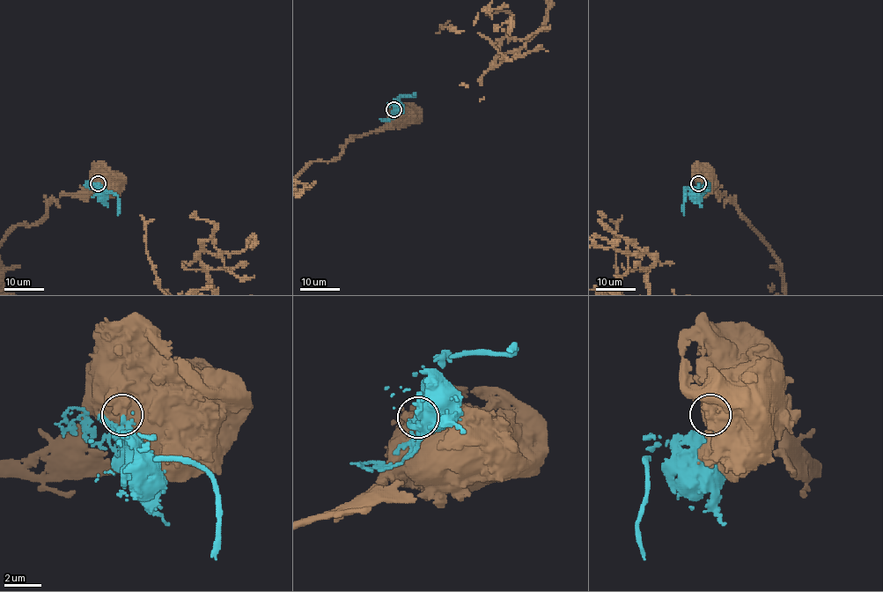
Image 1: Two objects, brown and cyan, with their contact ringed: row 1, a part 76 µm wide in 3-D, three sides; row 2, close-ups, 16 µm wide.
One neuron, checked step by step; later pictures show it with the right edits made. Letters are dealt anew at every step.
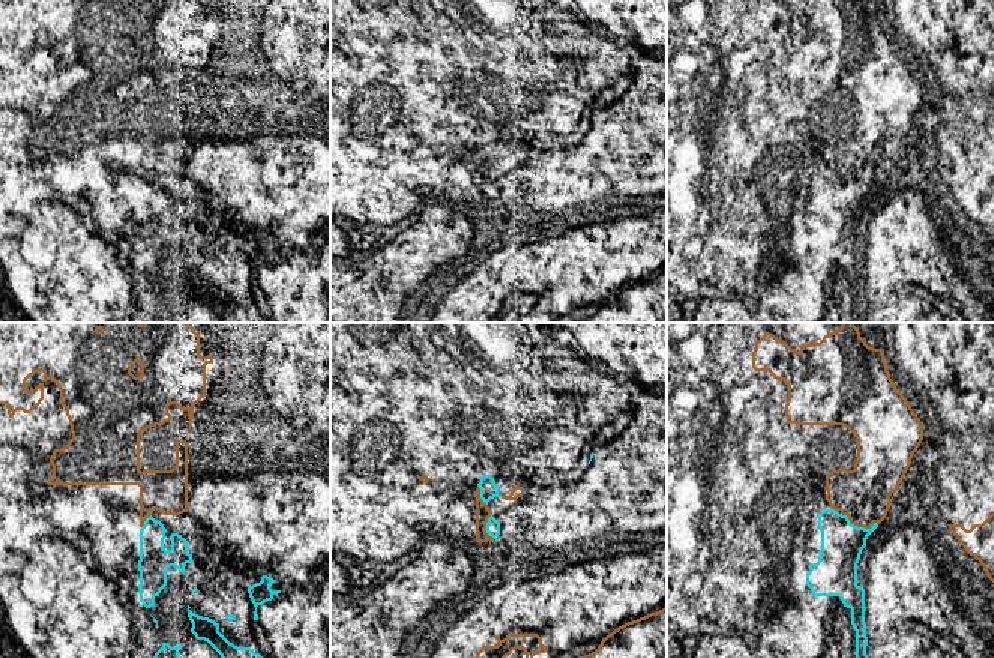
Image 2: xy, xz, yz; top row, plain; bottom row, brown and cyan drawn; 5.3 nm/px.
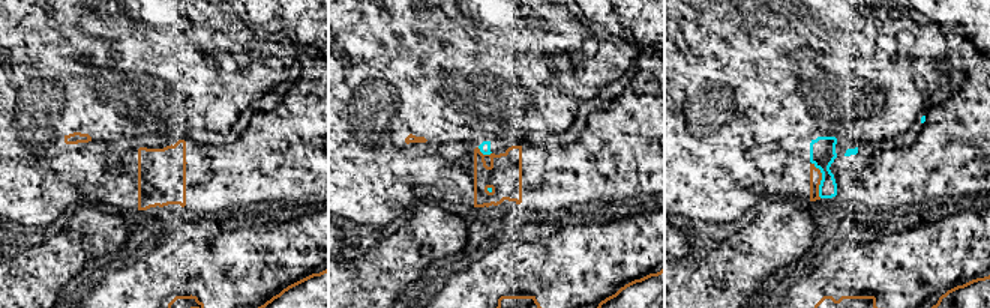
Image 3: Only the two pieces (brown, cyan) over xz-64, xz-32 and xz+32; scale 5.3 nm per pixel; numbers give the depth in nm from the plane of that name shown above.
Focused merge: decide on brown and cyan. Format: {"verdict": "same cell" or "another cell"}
{"verdict": "another cell"}

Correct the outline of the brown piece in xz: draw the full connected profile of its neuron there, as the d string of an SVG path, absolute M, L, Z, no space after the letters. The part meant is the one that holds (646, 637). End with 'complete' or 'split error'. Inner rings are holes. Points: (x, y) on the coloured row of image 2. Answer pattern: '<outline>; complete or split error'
M667 607L619 626L595 652L578 658L667 658Z; complete

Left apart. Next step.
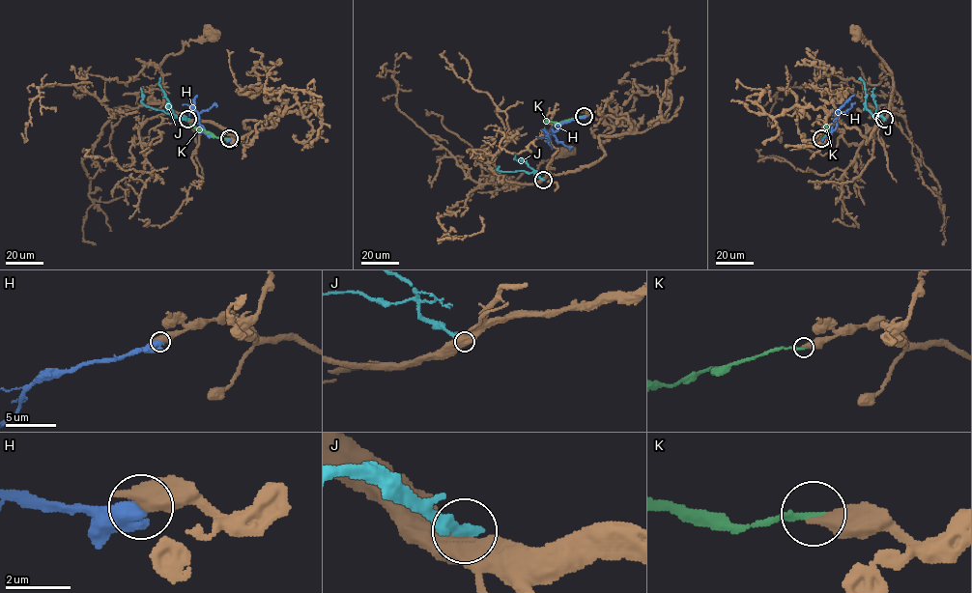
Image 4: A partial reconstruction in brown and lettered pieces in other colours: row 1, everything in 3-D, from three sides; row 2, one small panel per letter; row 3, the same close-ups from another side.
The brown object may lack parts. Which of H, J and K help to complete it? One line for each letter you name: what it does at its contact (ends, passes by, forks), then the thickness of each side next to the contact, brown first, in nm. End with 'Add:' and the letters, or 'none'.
K: It ends there. Thickness 400 nm (brown) against 220 nm
Add: K

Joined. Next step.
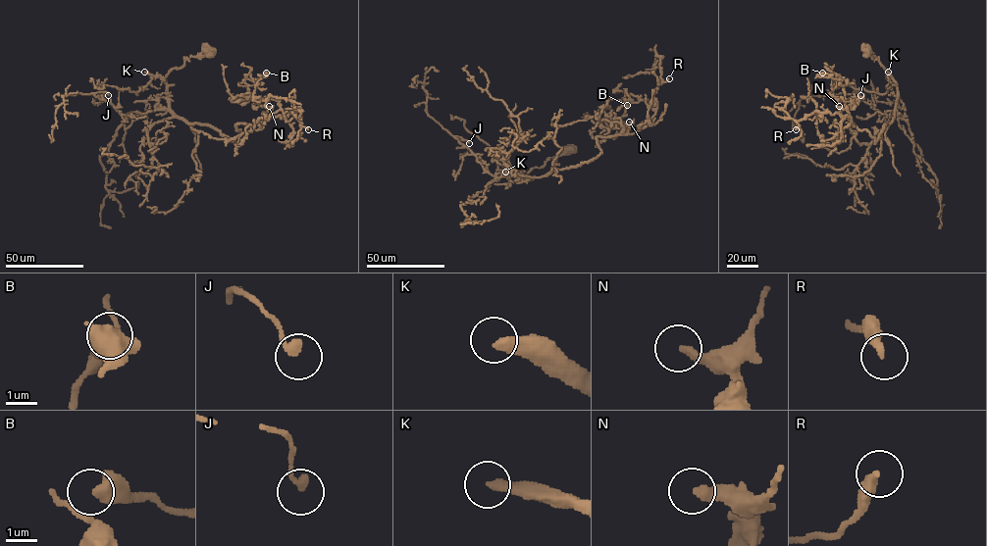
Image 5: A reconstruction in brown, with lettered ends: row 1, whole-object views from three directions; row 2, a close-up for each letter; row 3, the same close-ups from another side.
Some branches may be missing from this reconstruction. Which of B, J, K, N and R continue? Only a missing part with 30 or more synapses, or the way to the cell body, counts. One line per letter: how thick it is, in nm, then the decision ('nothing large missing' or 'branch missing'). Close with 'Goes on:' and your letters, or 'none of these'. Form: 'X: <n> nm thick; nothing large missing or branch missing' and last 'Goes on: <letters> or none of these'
B: 360 nm thick; nothing large missing
J: 240 nm thick; nothing large missing
K: 360 nm thick; branch missing
N: 320 nm thick; branch missing
R: 340 nm thick; nothing large missing
Goes on: K, N

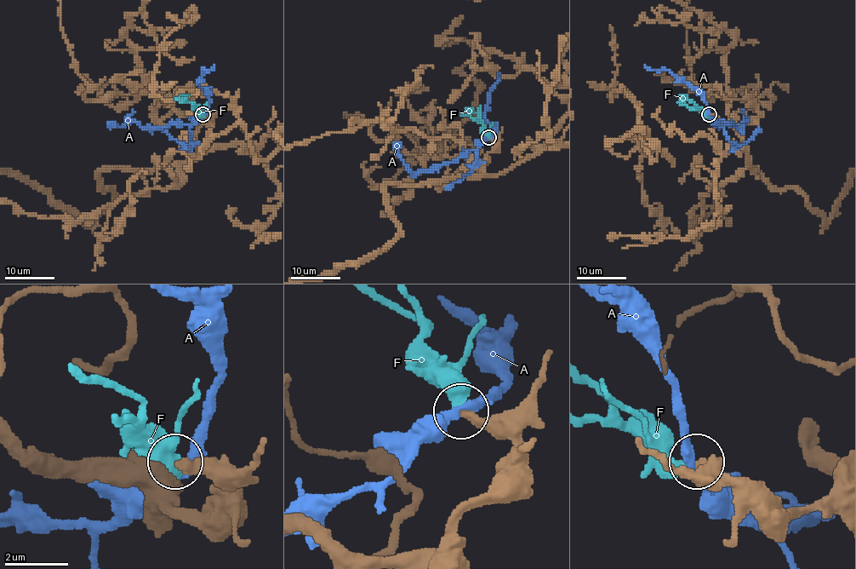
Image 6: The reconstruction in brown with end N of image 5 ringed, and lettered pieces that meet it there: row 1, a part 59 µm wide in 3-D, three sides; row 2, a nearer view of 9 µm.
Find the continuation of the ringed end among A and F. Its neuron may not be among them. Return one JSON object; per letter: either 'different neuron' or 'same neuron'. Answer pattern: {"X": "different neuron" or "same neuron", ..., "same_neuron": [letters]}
{"A": "different neuron", "F": "same neuron", "same_neuron": ["F"]}

